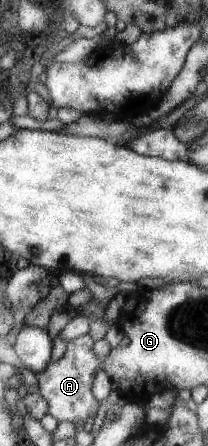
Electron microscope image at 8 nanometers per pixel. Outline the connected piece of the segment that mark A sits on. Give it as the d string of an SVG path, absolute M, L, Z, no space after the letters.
M88 333L67 341L63 355L55 361L49 361L43 370L36 374L40 395L47 403L47 414L56 418L58 422L85 422L94 418L89 415L96 412L99 402L91 394L91 382L95 373L101 368L92 351L94 341Z

